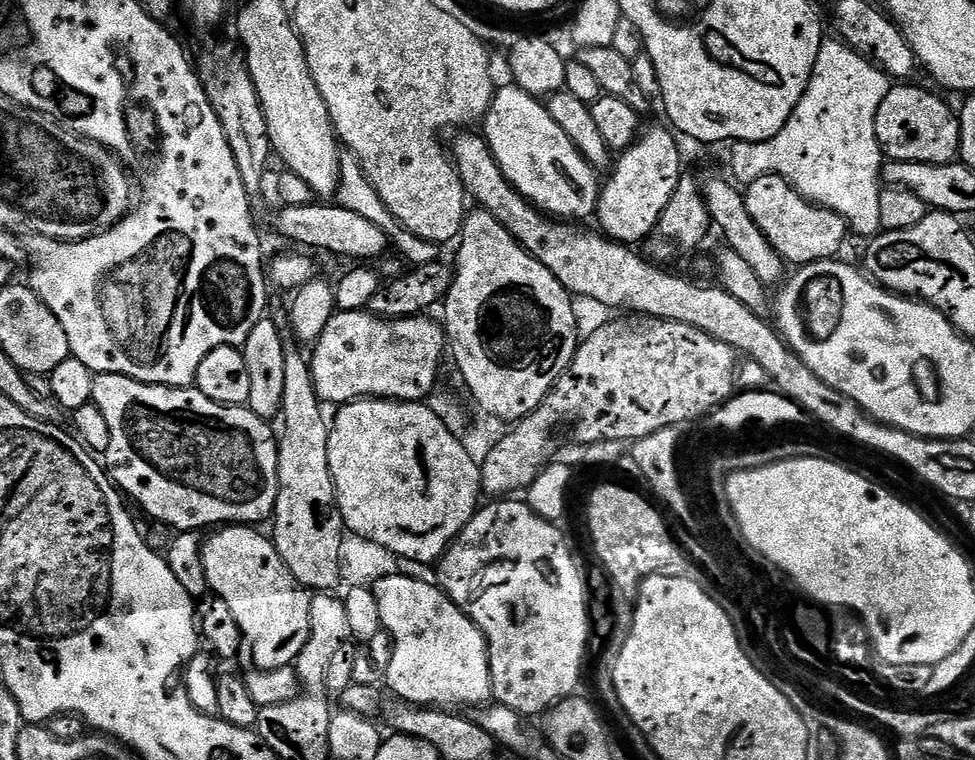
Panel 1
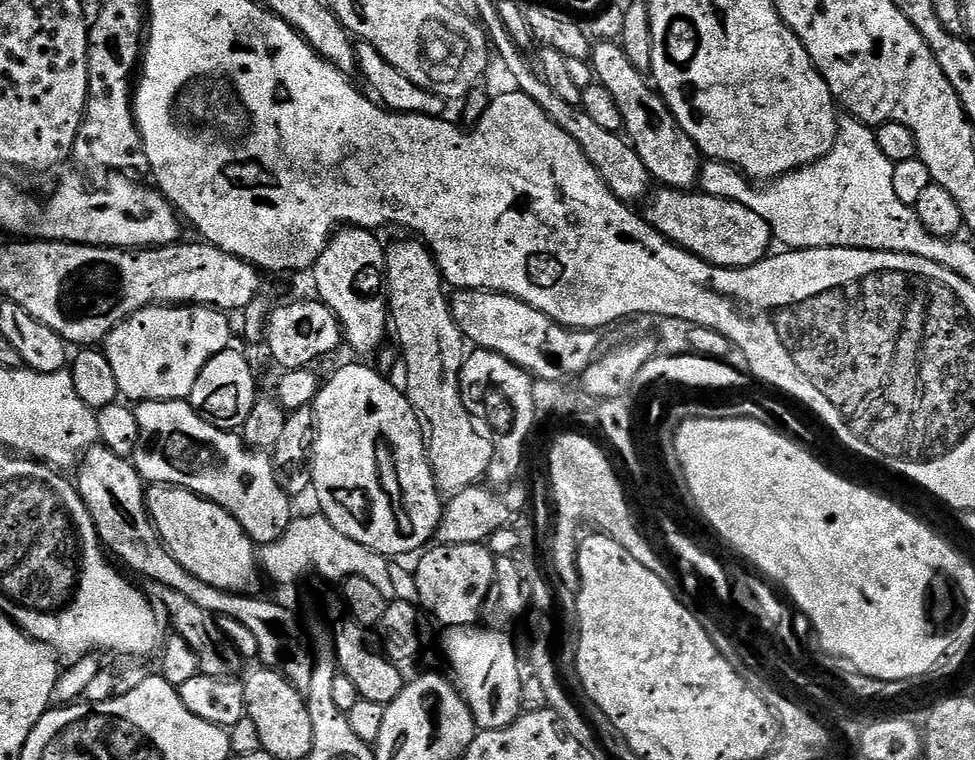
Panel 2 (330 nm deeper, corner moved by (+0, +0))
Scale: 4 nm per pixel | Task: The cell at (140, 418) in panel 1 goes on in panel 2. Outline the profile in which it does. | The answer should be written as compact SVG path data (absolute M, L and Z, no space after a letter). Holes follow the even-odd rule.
M145 400L135 405L134 411L138 420L138 446L134 463L136 470L140 474L140 479L152 486L171 486L174 488L187 488L189 492L193 492L195 496L202 496L206 500L213 500L219 508L225 508L232 517L239 522L242 530L246 530L248 537L257 545L263 546L274 542L278 538L282 538L282 534L286 530L286 526L294 519L294 511L292 512L293 501L278 486L278 482L274 478L274 466L272 465L271 455L267 451L259 448L249 448L244 442L243 435L237 434L235 431L227 428L219 428L210 422L206 422L192 409L188 400Z

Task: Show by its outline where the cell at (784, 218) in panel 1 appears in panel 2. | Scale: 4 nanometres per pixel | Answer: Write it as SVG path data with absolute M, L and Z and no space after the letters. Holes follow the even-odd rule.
M660 186L651 193L647 204L642 216L651 228L708 264L719 268L749 268L773 251L774 237L766 218L754 214L754 210L746 210L738 202L705 196L699 190Z

